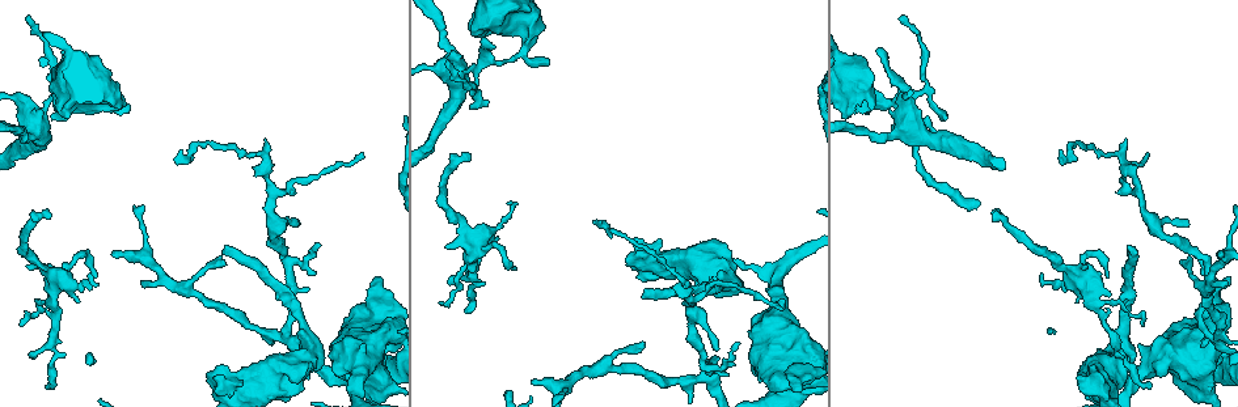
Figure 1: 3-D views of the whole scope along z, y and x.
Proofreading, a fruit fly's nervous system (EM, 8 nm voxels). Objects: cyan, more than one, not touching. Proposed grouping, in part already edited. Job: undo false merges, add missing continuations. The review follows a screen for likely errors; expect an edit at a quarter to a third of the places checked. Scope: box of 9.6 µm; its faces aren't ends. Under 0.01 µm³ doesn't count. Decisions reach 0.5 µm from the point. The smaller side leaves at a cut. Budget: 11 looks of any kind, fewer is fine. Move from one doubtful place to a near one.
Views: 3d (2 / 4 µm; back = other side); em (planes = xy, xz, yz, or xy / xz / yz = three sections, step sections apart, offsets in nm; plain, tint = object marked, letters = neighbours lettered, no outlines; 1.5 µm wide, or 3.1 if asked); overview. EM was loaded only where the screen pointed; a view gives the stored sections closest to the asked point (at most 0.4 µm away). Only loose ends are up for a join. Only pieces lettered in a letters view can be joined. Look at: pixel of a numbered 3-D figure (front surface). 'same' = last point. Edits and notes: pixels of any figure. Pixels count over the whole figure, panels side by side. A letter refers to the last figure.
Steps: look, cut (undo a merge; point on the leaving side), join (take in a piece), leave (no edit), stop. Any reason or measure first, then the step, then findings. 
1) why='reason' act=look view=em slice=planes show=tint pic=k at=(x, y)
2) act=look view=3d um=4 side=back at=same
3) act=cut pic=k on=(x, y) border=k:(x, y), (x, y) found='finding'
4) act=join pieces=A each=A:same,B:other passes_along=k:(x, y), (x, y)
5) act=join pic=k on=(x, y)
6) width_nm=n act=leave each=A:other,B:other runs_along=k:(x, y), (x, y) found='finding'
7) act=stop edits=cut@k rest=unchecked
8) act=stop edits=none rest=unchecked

why='sharp bend' act=look view=3d um=2 pic=1 at=(527, 55)

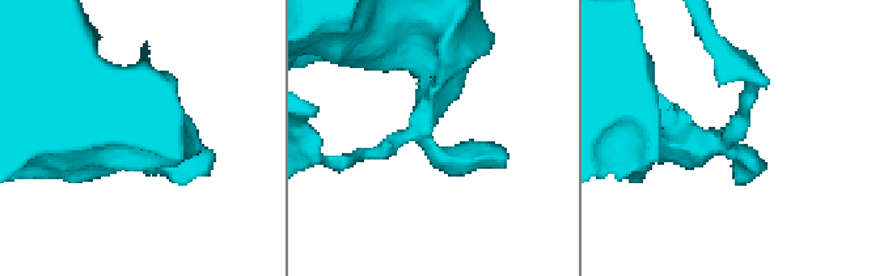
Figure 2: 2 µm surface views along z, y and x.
act=look view=em slice=yz step=4 show=tint pic=2 at=(719, 145)

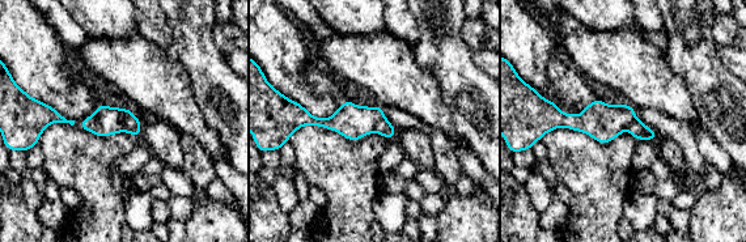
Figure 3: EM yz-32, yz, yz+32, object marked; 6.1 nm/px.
act=look view=em slice=yz step=4 show=letters at=same

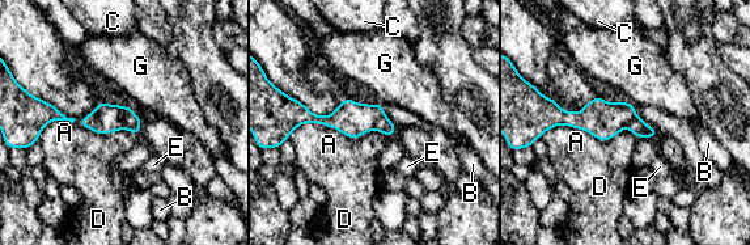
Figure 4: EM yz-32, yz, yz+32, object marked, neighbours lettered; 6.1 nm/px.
act=cut pic=4 on=(132, 123) each=A:other,B:other,C:other,D:other,E:other,G:other border=4:(131, 109), (123, 127) found='two neurons meet here'

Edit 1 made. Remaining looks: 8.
why='see it whole again' act=look view=overview

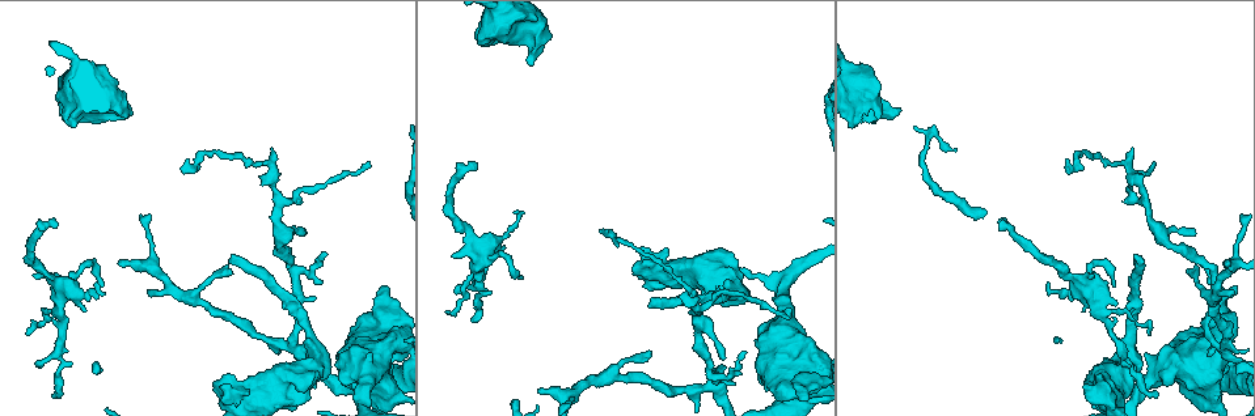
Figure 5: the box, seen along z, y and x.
why='thin end' act=look view=em slice=planes show=letters pic=5 at=(787, 320)

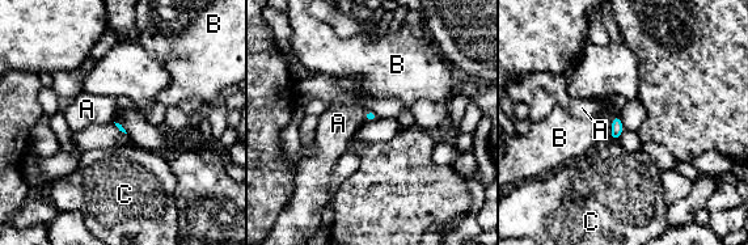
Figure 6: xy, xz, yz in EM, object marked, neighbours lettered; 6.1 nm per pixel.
act=leave each=A:other,B:other,C:other border=6:(367, 109), (364, 121) found='none of them fits'

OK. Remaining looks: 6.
why='a fork' act=look view=em slice=yz step=4 show=tint pic=5 at=(295, 349)

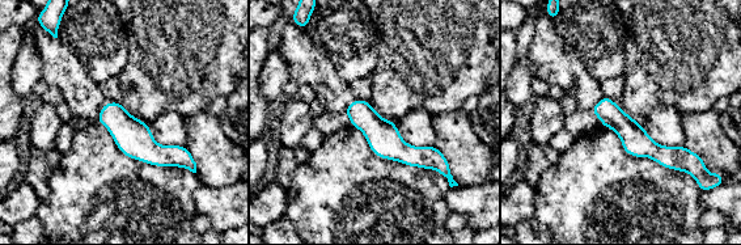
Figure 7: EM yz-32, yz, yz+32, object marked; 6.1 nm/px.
act=look view=em slice=yz step=4 show=letters at=same

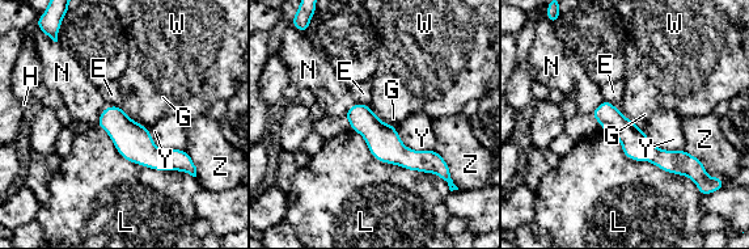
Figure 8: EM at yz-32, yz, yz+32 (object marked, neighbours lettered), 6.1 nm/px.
act=leave each=E:other,G:other,H:other,L:other,N:other,W:other,Y:other,Z:other border=8:(106, 106), (96, 122) found='one neuron here'

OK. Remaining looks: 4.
why='free end' act=look view=3d um=2 side=back pic=5 at=(1050, 283)

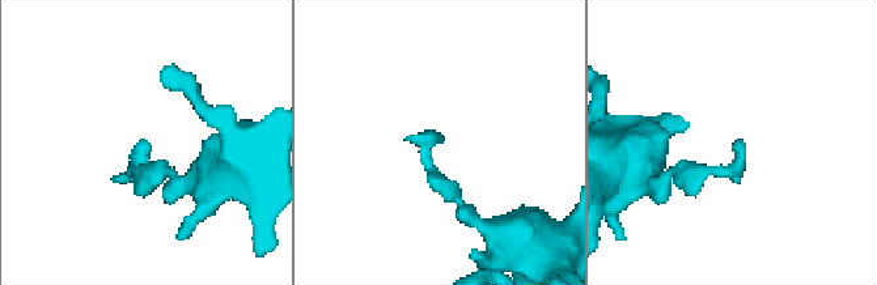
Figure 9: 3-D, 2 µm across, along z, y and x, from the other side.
why='now the EM' act=look view=em slice=xz step=8 show=letters pic=9 at=(736, 140)

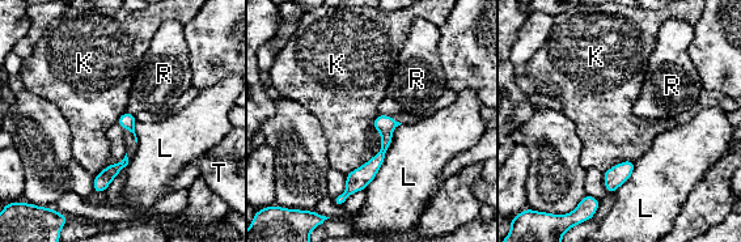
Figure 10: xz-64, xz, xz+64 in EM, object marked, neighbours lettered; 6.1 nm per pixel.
act=look view=em slice=planes show=letters at=same

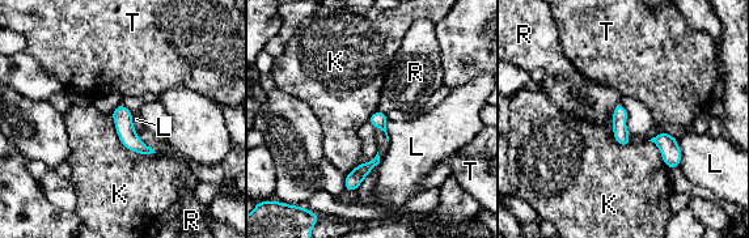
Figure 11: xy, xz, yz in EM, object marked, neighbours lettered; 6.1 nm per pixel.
act=leave each=K:other,L:other,R:other,T:other runs_along=11:(118, 110), (126, 132), (147, 151) found='none of them fits'

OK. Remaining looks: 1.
act=stop edits=cut@4 rest=unchecked

